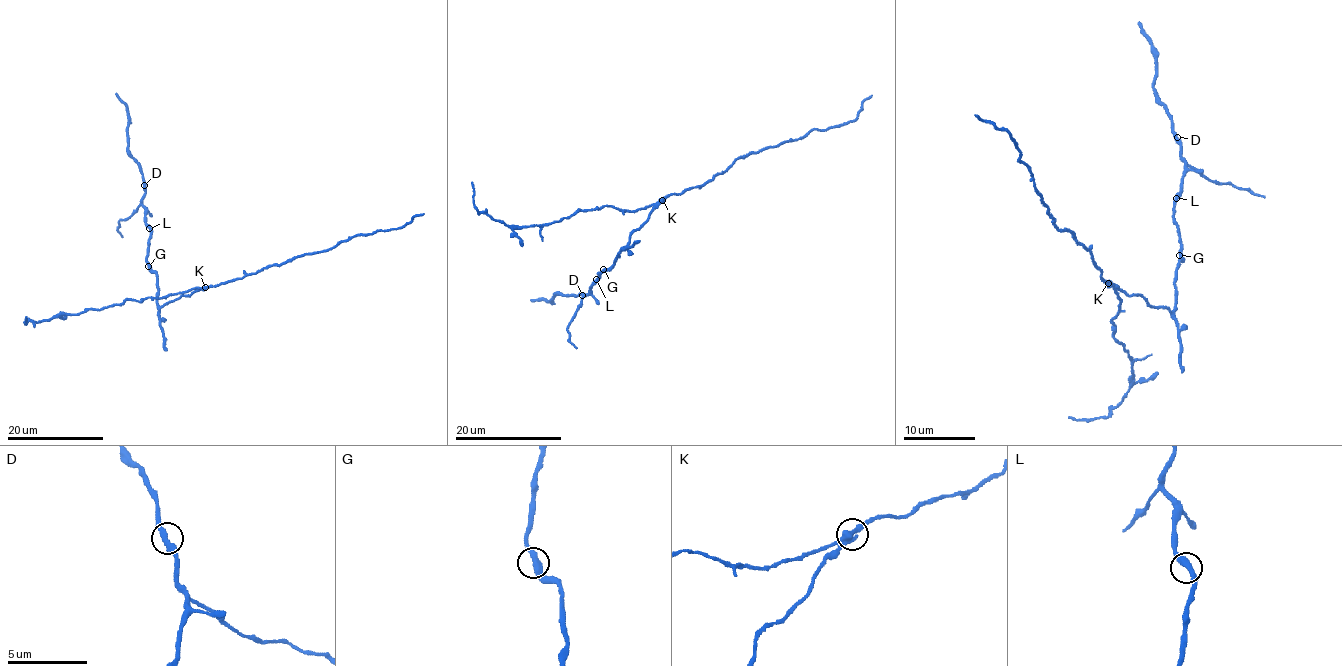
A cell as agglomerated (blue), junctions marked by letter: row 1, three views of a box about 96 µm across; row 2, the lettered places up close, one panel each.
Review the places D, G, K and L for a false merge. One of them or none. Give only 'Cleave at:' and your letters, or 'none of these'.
Cleave at: K

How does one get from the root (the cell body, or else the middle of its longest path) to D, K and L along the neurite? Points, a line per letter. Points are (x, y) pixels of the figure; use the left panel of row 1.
D: (189, 296), (157, 304), (157, 275), (147, 261), (150, 227), (142, 203), (144, 185)
K: (189, 296), (205, 288)
L: (189, 296), (181, 296), (162, 306), (157, 304), (157, 275), (147, 261), (149, 228)

